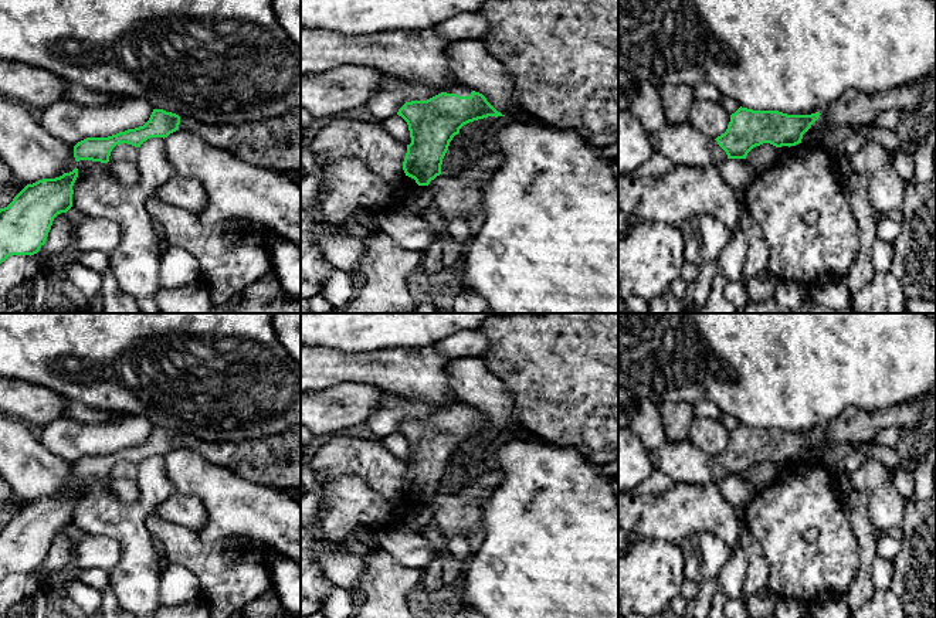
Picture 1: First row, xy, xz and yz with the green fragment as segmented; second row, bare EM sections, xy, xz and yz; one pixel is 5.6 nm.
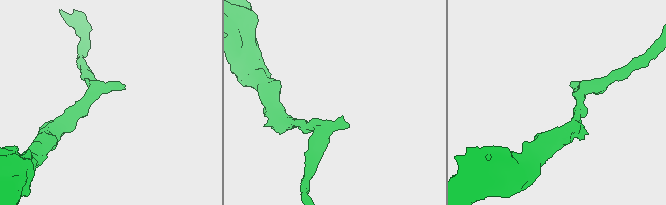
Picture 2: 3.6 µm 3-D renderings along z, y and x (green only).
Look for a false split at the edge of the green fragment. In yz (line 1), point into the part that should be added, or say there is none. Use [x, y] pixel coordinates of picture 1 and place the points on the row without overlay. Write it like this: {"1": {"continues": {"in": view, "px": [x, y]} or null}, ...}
{"1": {"continues": null}}

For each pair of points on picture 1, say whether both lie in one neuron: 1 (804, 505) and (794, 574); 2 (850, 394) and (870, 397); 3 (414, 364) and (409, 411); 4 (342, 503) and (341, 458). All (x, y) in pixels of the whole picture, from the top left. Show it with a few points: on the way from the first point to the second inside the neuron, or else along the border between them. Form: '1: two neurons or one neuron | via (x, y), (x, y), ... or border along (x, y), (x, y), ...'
1: one neuron | via (794, 522), (794, 557)
2: one neuron | via (854, 394), (865, 394)
3: two neurons | border along (385, 390), (406, 397), (424, 397), (443, 403)
4: two neurons | border along (324, 484), (339, 476), (359, 476), (372, 489)

